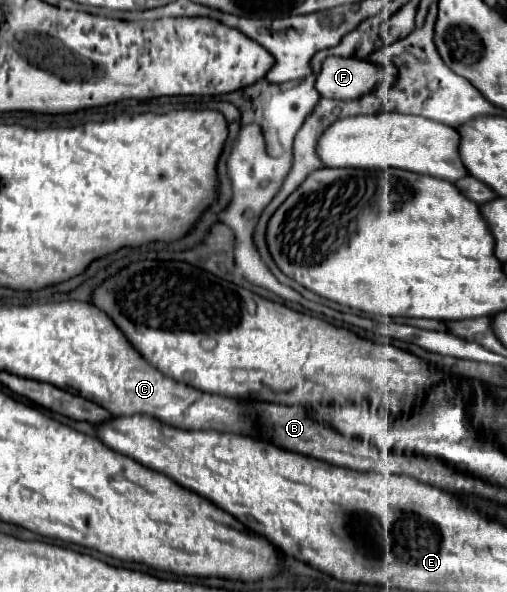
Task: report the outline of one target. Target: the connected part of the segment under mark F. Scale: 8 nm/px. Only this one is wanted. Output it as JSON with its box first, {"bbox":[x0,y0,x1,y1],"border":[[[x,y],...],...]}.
{"bbox":[317,57,397,99],"border":[[[327,57],[317,75],[317,91],[327,99],[359,99],[377,85],[391,89],[397,83],[395,65],[383,67],[355,57]]]}

